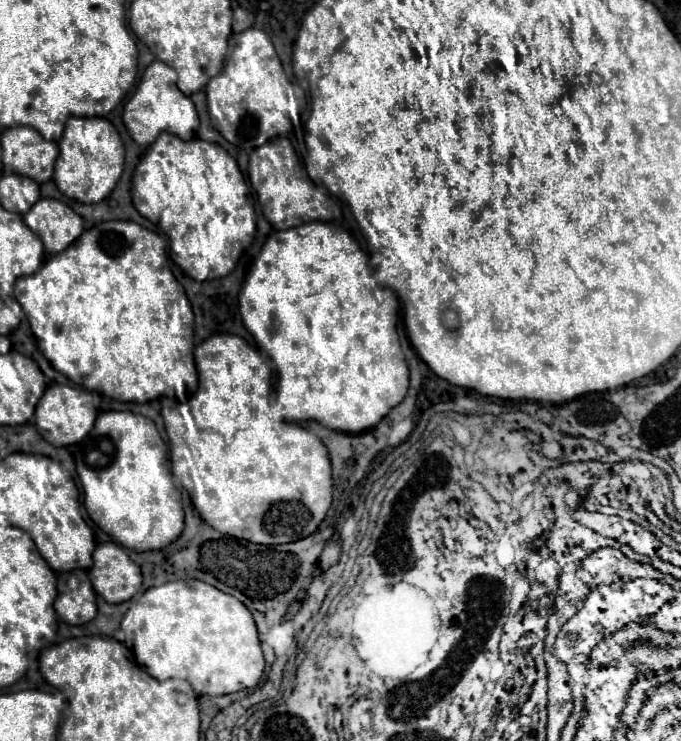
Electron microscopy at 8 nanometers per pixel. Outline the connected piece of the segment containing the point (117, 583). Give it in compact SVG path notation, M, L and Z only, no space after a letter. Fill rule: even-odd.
M113 541L96 545L89 577L107 603L129 601L141 587L141 569Z

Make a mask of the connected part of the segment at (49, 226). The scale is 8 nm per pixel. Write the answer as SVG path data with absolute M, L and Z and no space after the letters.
M39 199L23 219L29 229L41 237L49 255L61 253L83 233L83 219L57 199Z

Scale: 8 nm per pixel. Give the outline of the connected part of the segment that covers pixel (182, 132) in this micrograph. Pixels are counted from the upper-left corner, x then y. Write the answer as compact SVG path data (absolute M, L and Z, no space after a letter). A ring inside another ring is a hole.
M153 61L145 69L145 73L137 85L137 91L133 93L133 97L123 107L123 123L127 127L127 133L131 135L131 139L137 145L149 147L161 131L175 133L177 137L183 137L185 141L197 137L199 117L197 117L195 105L187 95L183 95L177 89L175 81L177 81L175 69L171 69L163 61Z

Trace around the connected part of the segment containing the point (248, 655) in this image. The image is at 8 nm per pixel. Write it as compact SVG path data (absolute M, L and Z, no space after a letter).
M199 579L171 581L159 587L147 589L137 603L129 607L114 638L127 645L135 661L171 661L171 665L139 665L157 681L185 679L191 683L197 695L227 695L241 689L255 687L265 669L265 659L257 639L257 627L251 611L233 595L219 591L217 587Z

